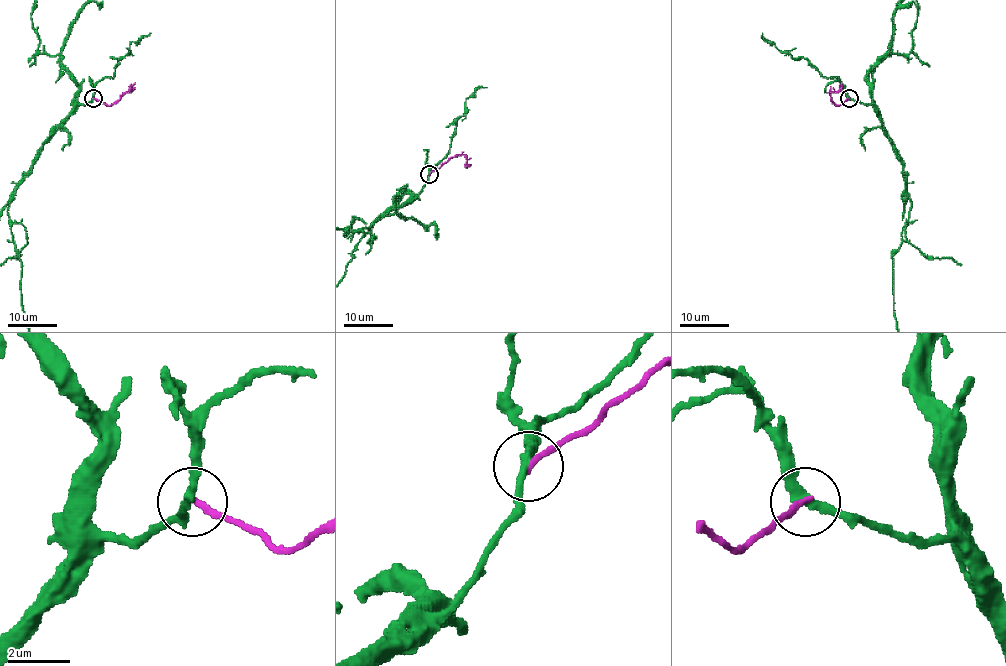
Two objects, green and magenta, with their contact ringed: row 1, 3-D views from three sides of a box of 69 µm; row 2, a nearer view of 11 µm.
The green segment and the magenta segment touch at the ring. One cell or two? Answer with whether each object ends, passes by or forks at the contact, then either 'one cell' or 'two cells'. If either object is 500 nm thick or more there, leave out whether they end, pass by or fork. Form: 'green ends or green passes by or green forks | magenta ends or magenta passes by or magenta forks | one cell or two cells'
green passes by | magenta ends | two cells

